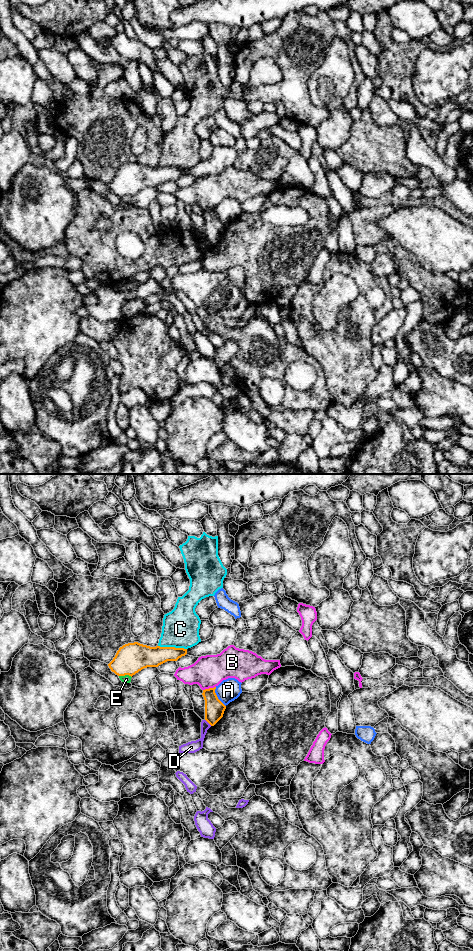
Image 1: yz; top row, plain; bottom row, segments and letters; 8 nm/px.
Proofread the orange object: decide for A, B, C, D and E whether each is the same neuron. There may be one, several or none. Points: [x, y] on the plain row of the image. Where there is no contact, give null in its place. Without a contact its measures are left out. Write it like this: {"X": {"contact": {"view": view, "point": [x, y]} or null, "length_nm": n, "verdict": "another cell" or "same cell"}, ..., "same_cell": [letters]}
{"A": {"contact": {"view": "yz", "point": [217, 217]}, "length_nm": 180, "verdict": "another cell"}, "B": {"contact": {"view": "yz", "point": [209, 208]}, "length_nm": 110, "verdict": "another cell"}, "C": {"contact": {"view": "yz", "point": [172, 167]}, "length_nm": 240, "verdict": "another cell"}, "D": {"contact": {"view": "yz", "point": [208, 242]}, "length_nm": 80, "verdict": "another cell"}, "E": {"contact": {"view": "yz", "point": [125, 194]}, "length_nm": 110, "verdict": "another cell"}, "same_cell": []}

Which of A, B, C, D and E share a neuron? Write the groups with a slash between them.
A / B / C / D / E

